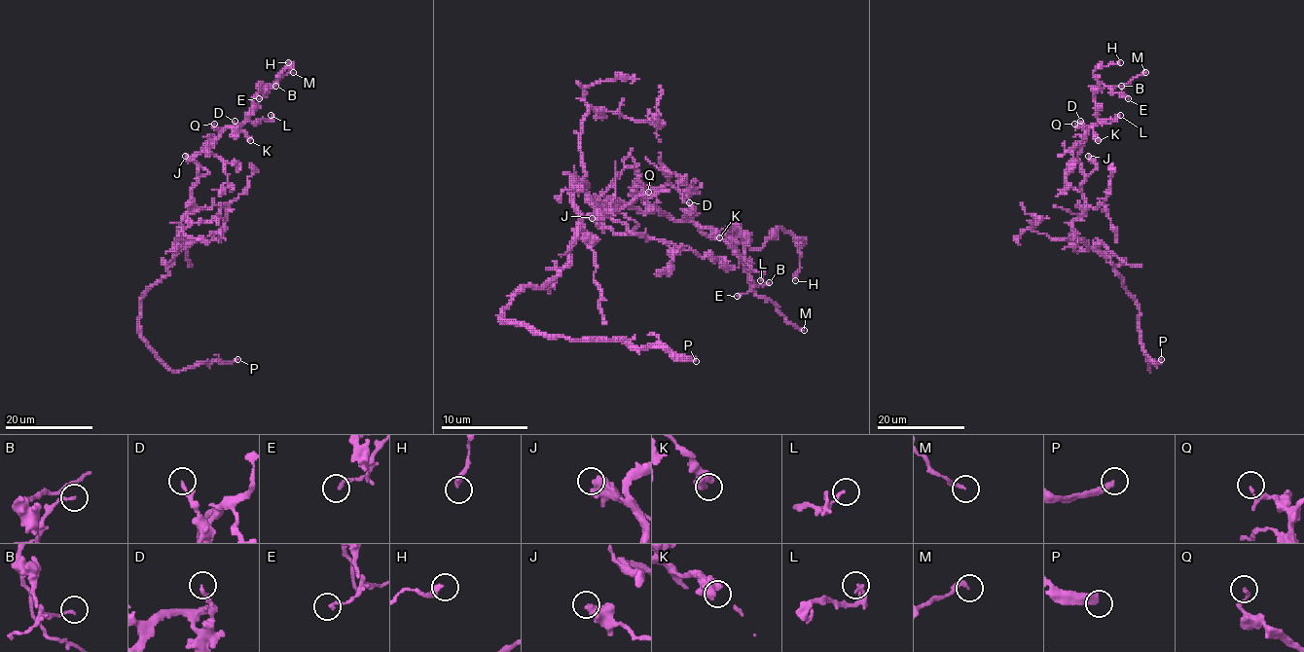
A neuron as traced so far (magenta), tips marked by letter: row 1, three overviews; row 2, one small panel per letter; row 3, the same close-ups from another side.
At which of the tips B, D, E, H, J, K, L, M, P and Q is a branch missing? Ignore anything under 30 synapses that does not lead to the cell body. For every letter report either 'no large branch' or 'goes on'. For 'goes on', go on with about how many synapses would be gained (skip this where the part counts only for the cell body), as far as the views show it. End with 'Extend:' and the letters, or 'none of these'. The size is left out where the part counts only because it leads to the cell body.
B: no large branch
D: no large branch
E: no large branch
H: no large branch
J: no large branch
K: no large branch
L: no large branch
M: no large branch
P: goes on | 400 syn
Q: no large branch
Extend: P

